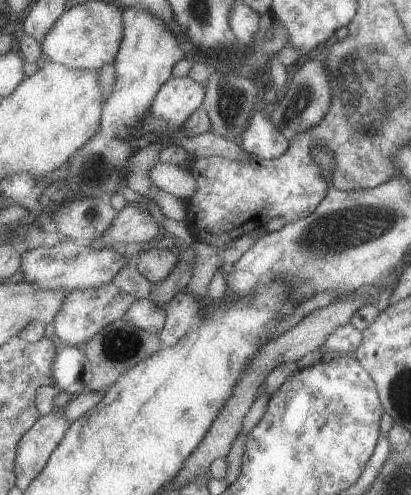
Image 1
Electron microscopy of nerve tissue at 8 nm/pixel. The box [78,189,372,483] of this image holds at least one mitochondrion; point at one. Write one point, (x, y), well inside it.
(120, 345)

